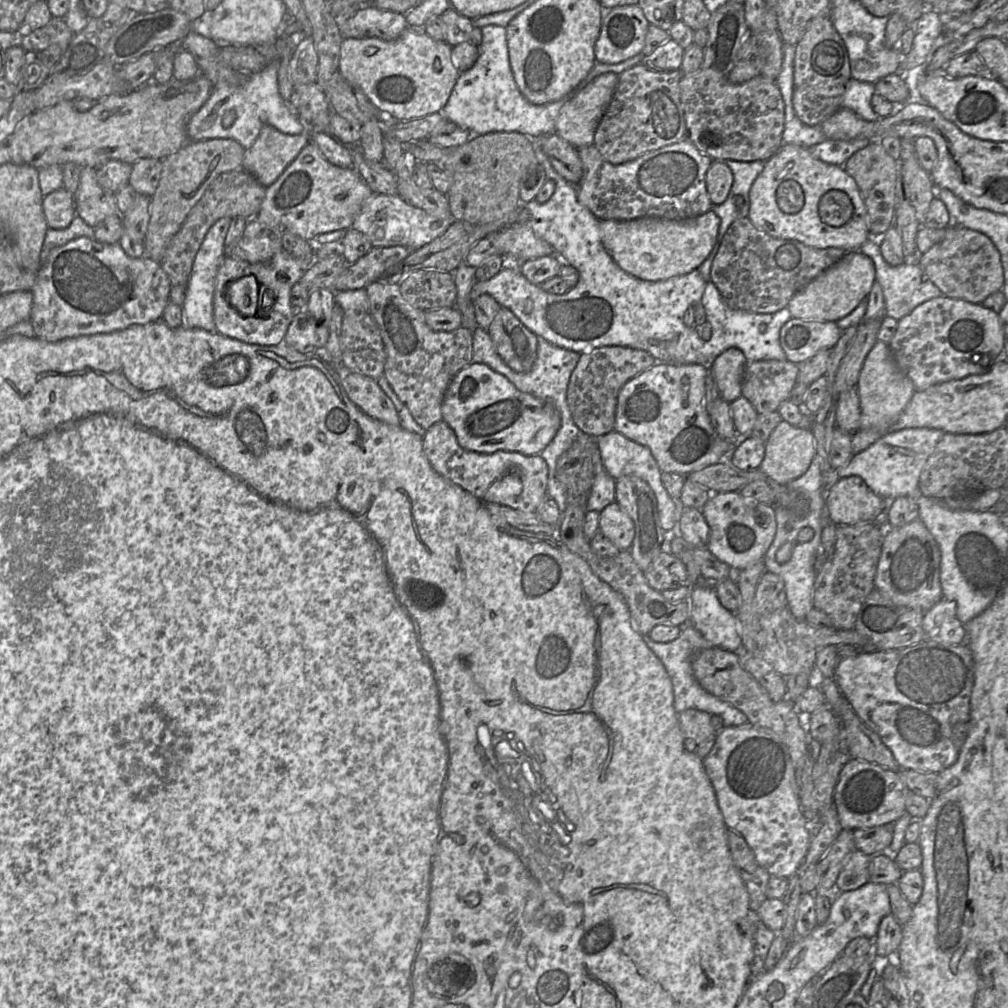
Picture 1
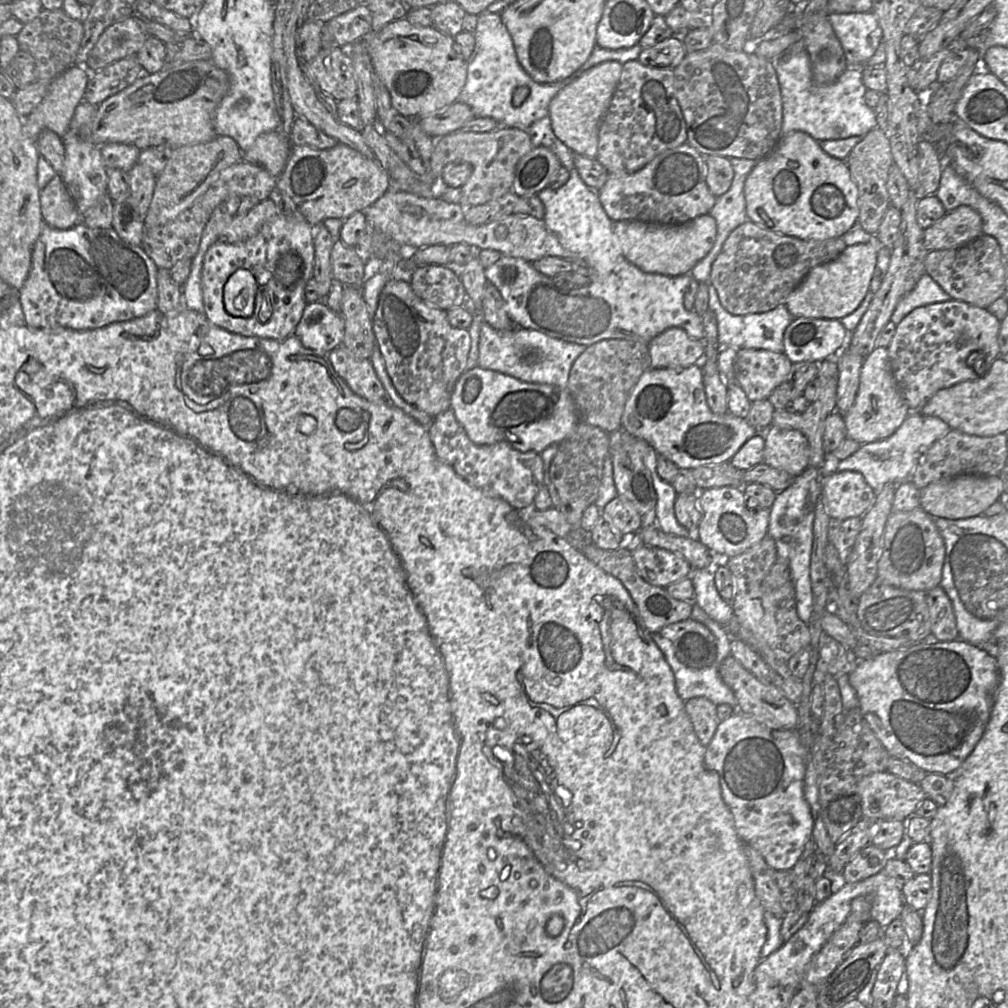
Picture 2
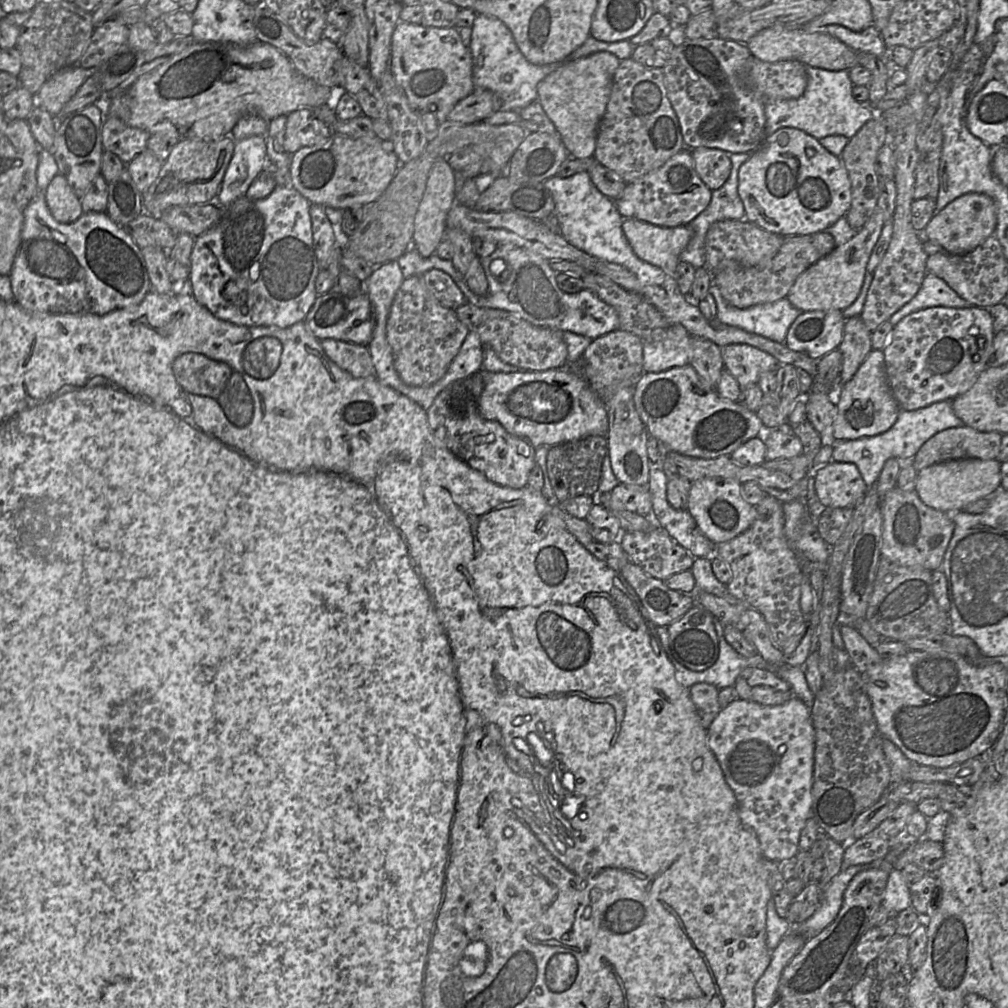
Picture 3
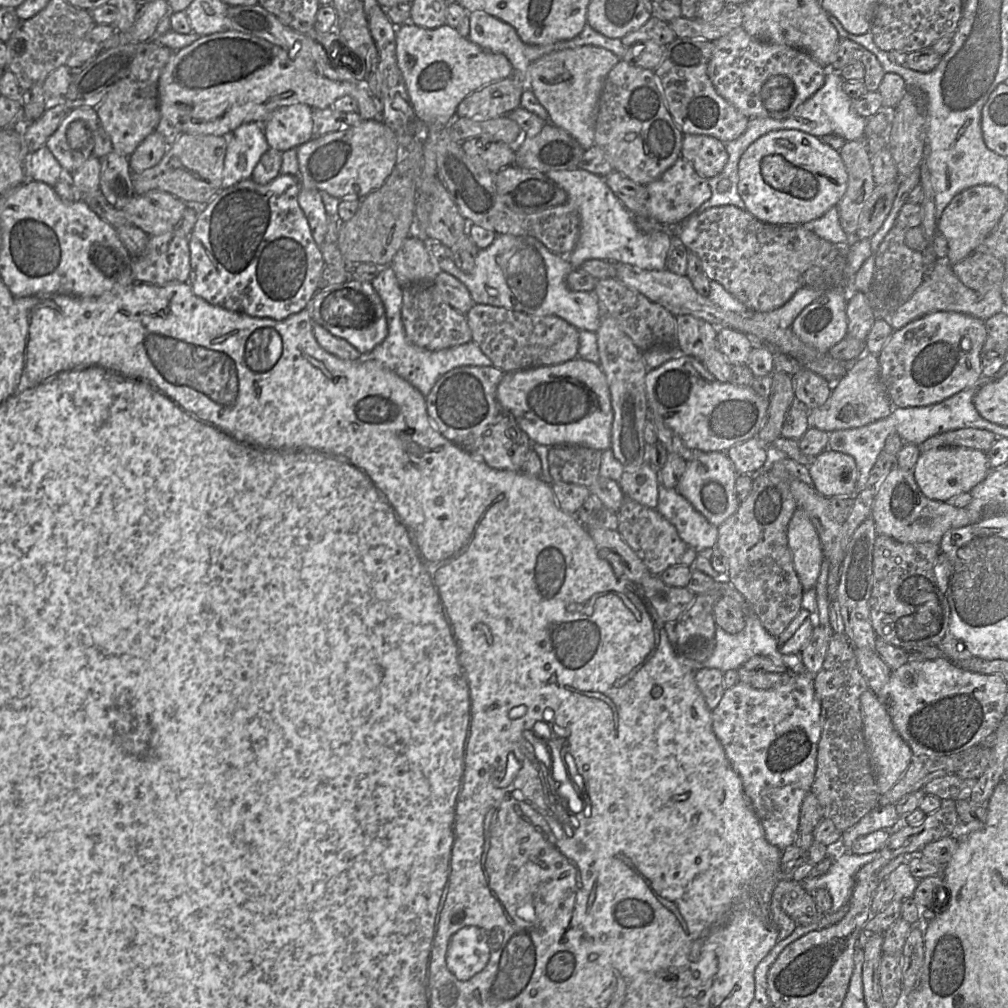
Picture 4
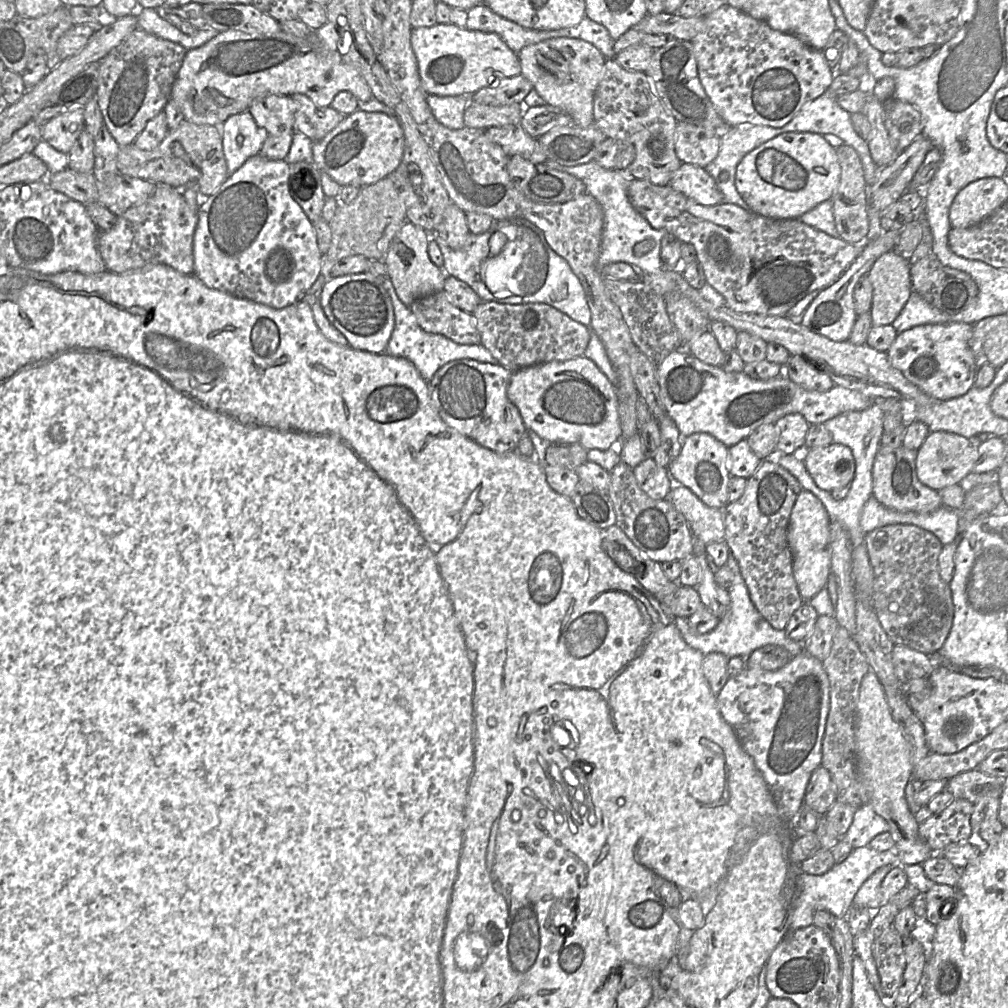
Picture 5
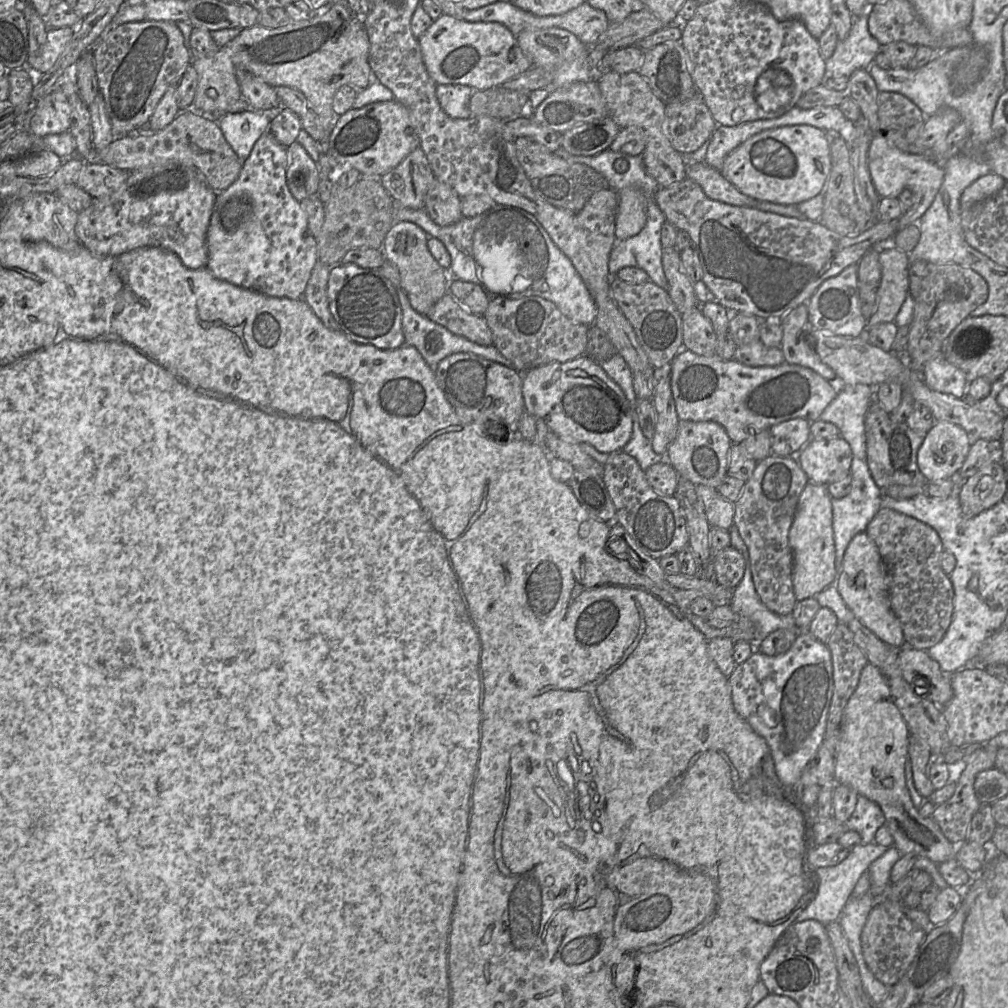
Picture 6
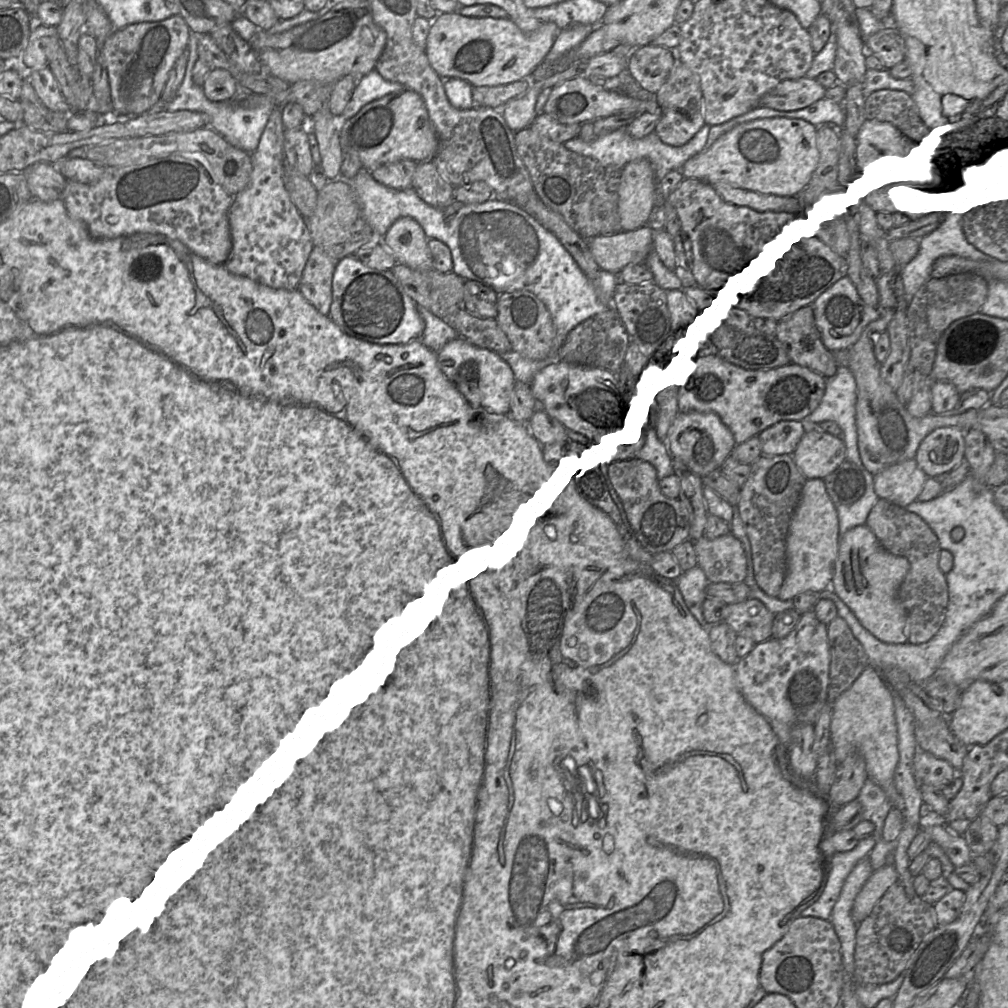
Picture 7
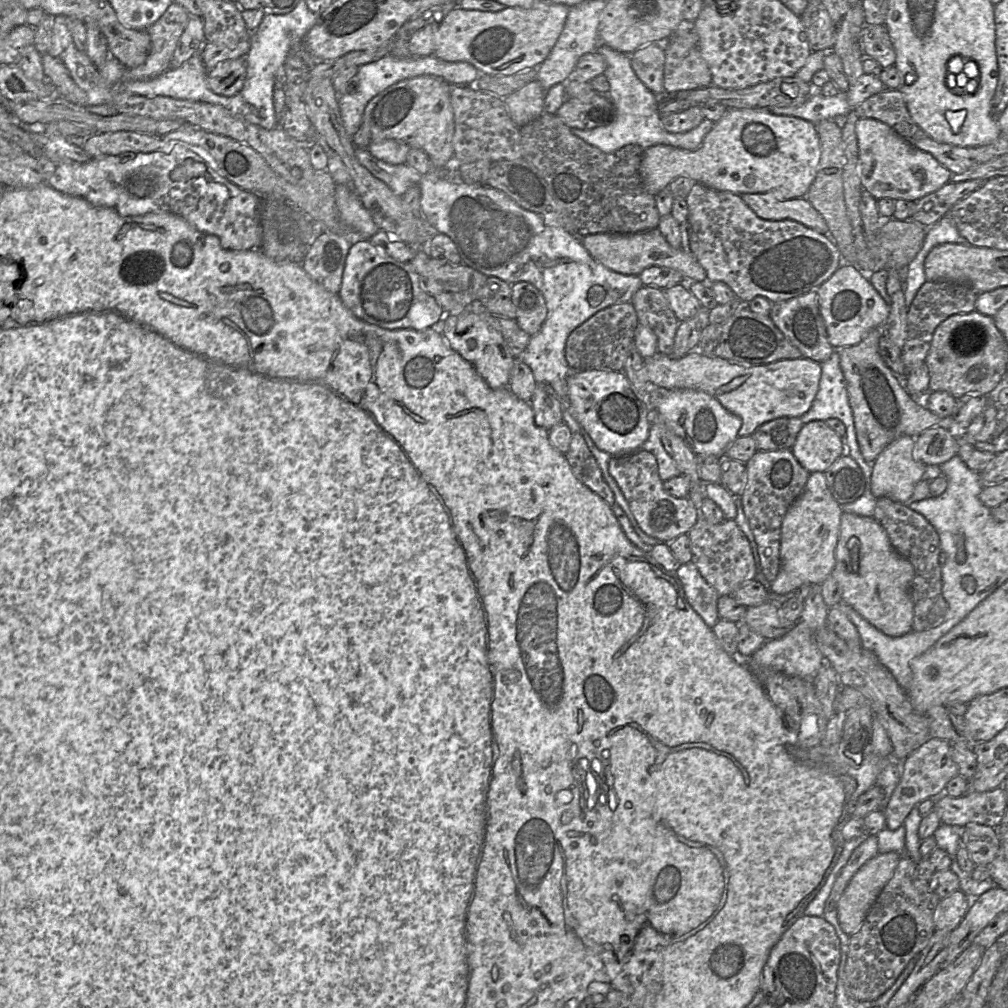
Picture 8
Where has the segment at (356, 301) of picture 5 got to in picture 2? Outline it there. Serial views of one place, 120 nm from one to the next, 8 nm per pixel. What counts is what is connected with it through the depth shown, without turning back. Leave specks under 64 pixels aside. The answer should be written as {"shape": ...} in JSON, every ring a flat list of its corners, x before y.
{"shape":[[319,300,306,305,295,335,305,348,327,356,331,350,342,345,344,330,345,321,341,313]]}

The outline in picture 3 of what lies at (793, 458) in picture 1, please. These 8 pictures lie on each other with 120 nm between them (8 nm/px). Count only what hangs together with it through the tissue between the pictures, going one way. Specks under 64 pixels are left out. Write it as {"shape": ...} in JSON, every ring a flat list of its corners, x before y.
{"shape":[[790,426,768,429,760,438,766,446,766,460,791,458,803,453,803,445]]}

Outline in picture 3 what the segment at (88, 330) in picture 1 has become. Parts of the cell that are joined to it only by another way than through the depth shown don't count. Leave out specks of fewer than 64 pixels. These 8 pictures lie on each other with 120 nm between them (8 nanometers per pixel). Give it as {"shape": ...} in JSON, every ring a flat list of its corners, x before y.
{"shape":[[39,192,27,205,24,210,24,222,21,232,21,244,14,258,11,272,9,274,14,301,23,309,29,312,46,314,96,314,105,315,113,310,136,306,151,291,151,282,146,268,145,260,141,249,132,237,106,213,86,212,76,221,69,224,57,222,49,211,43,192]]}

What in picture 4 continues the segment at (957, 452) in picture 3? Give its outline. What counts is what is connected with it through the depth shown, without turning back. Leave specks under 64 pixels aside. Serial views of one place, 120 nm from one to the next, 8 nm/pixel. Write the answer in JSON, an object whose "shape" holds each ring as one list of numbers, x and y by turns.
{"shape":[[963,428,934,435,919,445,920,452,942,447,966,447,986,453,997,436,985,429]]}

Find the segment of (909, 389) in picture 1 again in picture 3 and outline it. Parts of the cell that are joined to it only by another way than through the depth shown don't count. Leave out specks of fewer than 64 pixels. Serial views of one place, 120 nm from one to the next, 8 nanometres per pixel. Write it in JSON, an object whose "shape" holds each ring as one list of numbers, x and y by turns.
{"shape":[[872,349,854,376,842,384,837,410,832,433,834,440,876,436,894,425,901,408,888,383,883,350]]}

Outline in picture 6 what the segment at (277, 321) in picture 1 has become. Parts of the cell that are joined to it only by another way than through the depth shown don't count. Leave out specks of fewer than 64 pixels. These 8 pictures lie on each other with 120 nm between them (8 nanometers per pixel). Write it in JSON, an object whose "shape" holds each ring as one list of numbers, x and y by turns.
{"shape":[[267,129,254,144,249,157,242,165,240,174,236,181,227,189,217,194,206,237,208,262,205,268,207,268,216,278,238,287,253,290,271,297,300,299,303,297,311,272,318,261,318,253,315,237,311,234,308,228,307,215,302,209,300,203,295,200,287,187,287,167,288,153,286,147,281,145,269,129]]}

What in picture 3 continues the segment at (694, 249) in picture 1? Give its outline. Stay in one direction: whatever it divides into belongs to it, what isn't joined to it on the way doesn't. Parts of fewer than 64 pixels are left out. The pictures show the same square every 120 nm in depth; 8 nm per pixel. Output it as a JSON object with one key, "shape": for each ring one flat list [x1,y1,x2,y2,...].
{"shape":[[626,218,622,221,623,233,634,253,643,261,674,275,679,256,693,237,689,225,661,227]]}

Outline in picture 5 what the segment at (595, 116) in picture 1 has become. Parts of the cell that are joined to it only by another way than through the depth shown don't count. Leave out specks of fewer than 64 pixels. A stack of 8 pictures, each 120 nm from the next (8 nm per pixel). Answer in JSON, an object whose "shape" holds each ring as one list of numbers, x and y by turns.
{"shape":[[551,38,537,44,524,47,518,54,521,63,521,75,528,79,534,90,546,104,559,107,573,119,573,125,587,128,594,122,594,96,604,76,606,58,593,44,574,38]]}

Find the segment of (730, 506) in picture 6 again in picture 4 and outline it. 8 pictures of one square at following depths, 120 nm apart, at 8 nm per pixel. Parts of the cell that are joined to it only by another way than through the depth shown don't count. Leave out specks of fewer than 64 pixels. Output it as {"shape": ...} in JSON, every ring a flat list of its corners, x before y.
{"shape":[[658,472,656,510,673,526,679,537,696,552,716,547,718,527,711,524,674,488,666,488]]}

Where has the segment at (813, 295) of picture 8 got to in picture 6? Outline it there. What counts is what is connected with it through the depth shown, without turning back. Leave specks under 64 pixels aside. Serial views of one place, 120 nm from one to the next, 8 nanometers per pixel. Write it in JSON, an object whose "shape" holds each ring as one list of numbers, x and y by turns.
{"shape":[[802,303,783,315,781,327,781,350,786,363,809,368,828,381,835,379,835,372,821,361,815,351,806,304]]}

